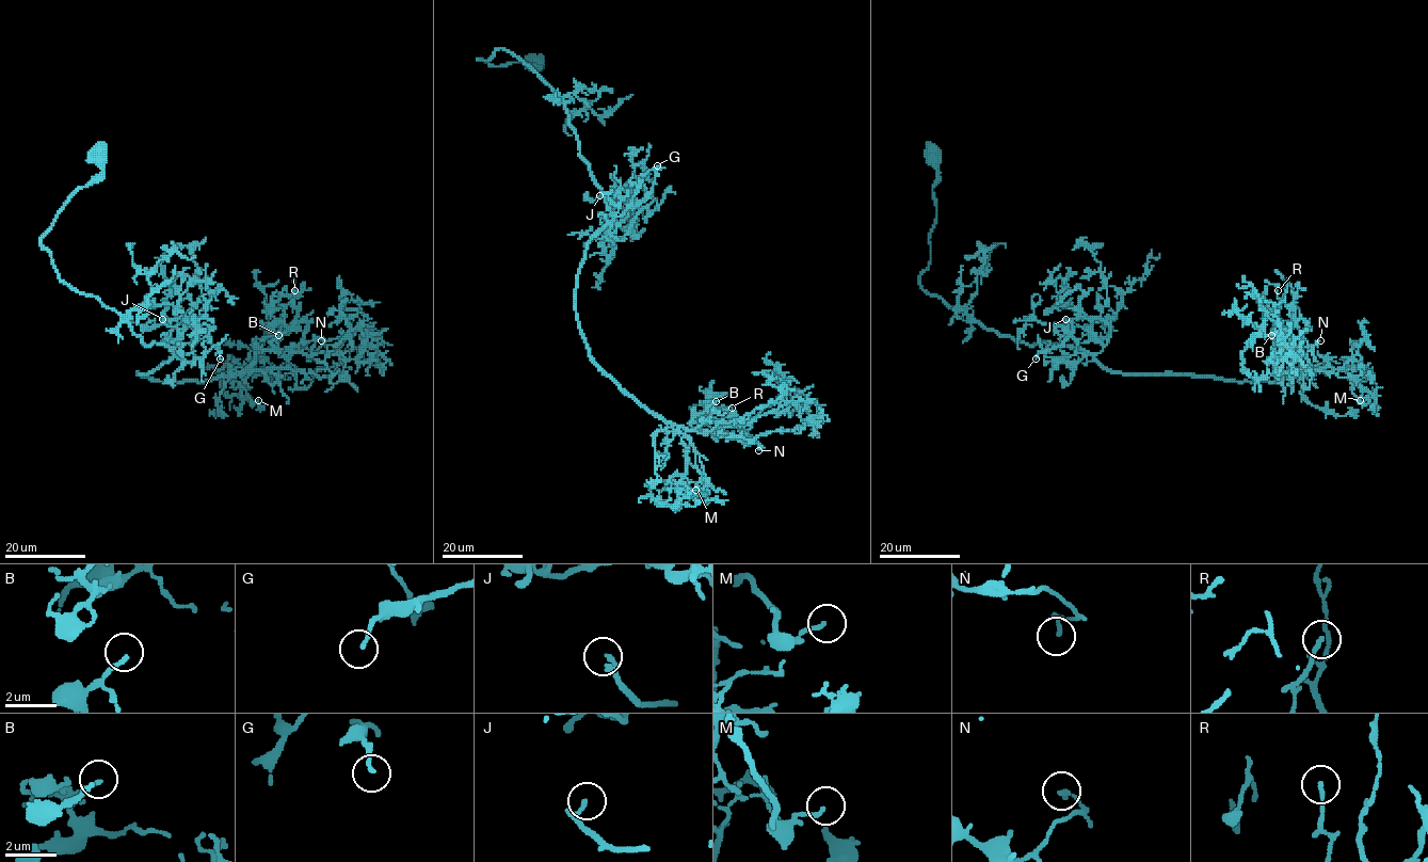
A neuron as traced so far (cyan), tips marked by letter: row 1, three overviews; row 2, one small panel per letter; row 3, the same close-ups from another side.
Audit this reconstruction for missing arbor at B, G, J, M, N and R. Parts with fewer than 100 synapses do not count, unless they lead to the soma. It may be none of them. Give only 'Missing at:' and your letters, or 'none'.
Missing at: J

